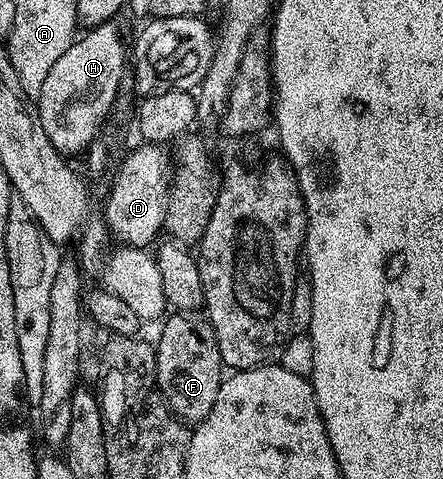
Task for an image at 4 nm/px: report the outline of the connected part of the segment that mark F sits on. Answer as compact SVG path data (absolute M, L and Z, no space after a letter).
M178 309L167 314L162 325L162 332L156 338L158 389L179 419L190 425L200 424L208 413L212 413L212 404L224 378L216 333L205 314L190 309Z

